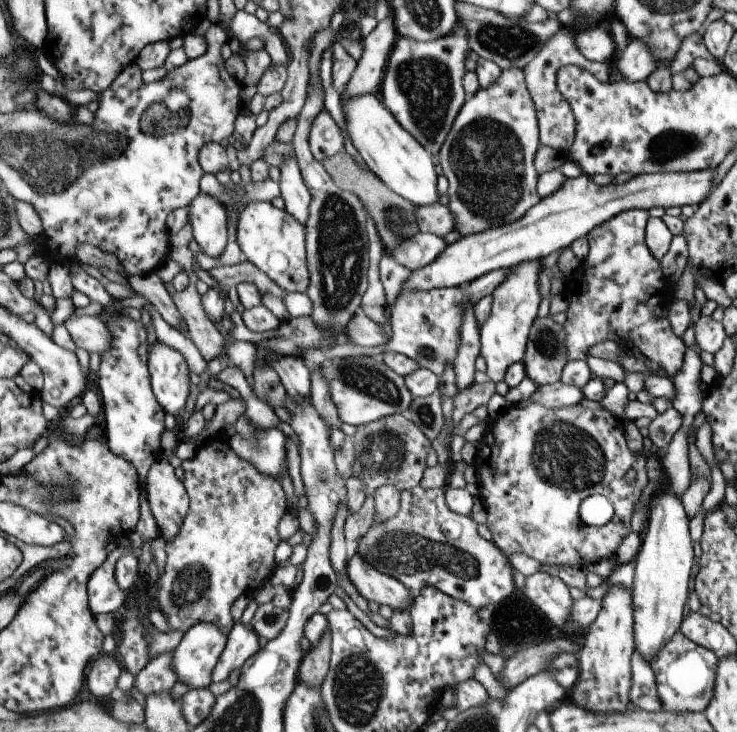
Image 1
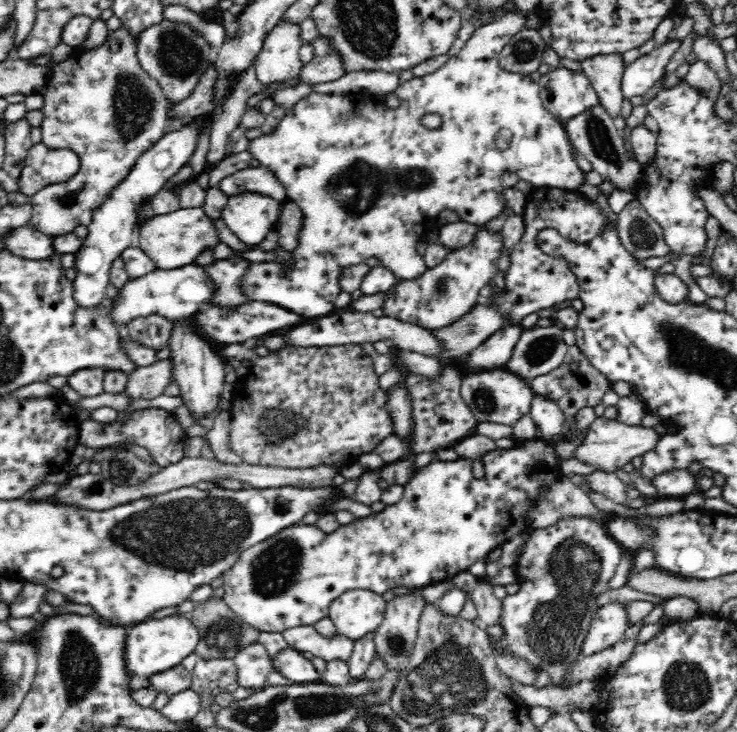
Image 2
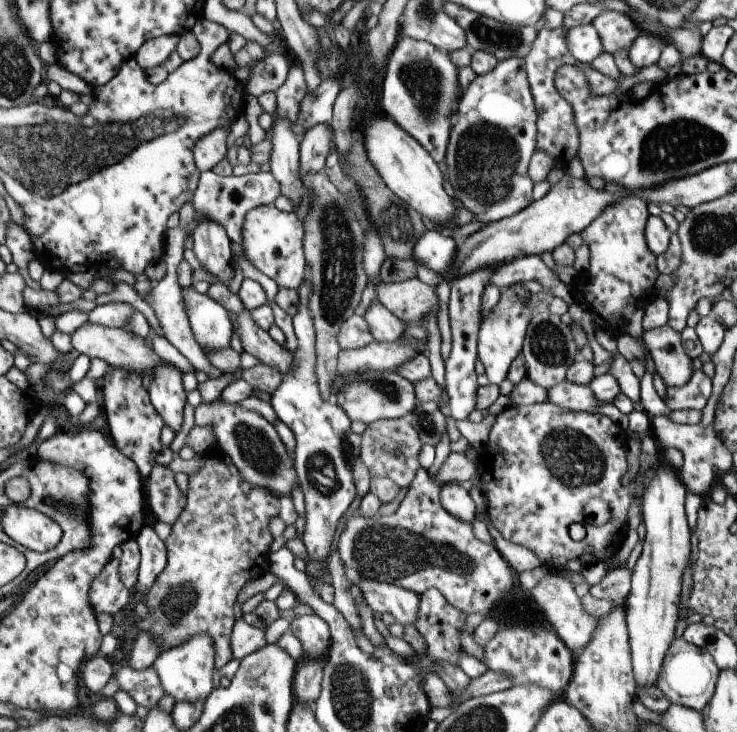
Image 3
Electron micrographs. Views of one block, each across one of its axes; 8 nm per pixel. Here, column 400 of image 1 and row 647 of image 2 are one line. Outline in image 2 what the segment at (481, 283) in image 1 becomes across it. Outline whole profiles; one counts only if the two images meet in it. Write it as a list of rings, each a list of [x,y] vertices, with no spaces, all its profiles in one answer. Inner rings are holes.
[[[296,626],[281,633],[292,649],[296,649],[308,657],[318,657],[326,664],[332,661],[348,662],[354,650],[354,641],[336,634],[326,638],[318,635],[314,626]]]

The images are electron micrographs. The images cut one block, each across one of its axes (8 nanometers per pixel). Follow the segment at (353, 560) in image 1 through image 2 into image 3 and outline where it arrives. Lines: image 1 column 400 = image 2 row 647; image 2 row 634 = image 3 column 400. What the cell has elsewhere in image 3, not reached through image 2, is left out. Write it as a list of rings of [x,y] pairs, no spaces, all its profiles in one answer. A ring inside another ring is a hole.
[[[359,576],[358,590],[371,611],[389,613],[401,626],[415,626],[419,595],[405,588]]]

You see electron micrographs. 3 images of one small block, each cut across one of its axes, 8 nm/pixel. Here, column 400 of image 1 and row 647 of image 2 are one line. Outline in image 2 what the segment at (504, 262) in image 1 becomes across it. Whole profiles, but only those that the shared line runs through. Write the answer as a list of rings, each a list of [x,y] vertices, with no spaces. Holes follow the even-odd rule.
[[[290,646],[271,657],[271,663],[274,670],[296,684],[321,682],[320,675],[312,665],[311,657]]]

